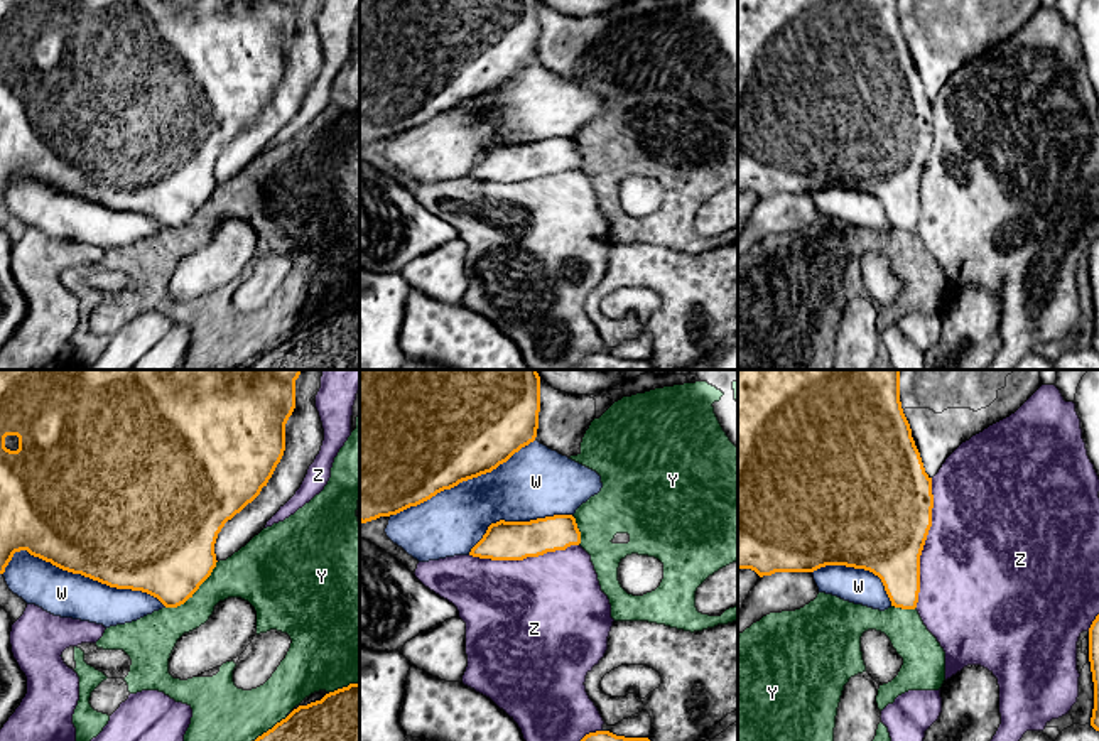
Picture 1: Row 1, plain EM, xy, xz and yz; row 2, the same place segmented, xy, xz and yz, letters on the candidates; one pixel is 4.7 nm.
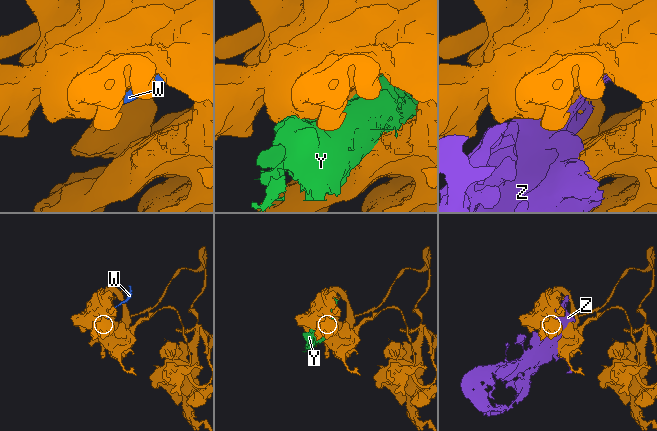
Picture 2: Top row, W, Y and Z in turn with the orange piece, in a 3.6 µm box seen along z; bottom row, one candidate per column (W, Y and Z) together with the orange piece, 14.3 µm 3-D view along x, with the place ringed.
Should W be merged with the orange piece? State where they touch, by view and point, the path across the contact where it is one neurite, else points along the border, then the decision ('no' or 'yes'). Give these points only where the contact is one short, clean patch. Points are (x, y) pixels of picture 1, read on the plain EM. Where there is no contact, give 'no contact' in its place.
meets orange in xy at (81, 196); yes

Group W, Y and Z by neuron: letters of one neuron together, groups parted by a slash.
W / Y / Z

